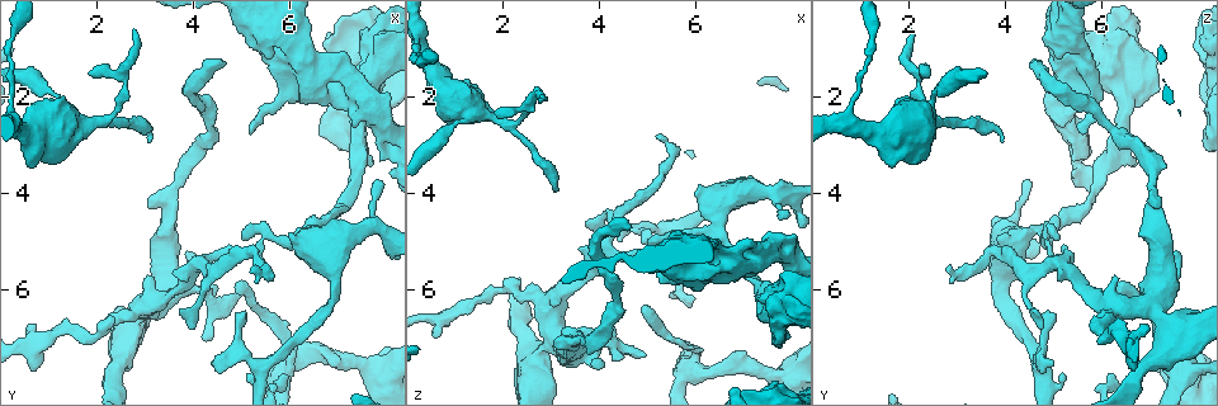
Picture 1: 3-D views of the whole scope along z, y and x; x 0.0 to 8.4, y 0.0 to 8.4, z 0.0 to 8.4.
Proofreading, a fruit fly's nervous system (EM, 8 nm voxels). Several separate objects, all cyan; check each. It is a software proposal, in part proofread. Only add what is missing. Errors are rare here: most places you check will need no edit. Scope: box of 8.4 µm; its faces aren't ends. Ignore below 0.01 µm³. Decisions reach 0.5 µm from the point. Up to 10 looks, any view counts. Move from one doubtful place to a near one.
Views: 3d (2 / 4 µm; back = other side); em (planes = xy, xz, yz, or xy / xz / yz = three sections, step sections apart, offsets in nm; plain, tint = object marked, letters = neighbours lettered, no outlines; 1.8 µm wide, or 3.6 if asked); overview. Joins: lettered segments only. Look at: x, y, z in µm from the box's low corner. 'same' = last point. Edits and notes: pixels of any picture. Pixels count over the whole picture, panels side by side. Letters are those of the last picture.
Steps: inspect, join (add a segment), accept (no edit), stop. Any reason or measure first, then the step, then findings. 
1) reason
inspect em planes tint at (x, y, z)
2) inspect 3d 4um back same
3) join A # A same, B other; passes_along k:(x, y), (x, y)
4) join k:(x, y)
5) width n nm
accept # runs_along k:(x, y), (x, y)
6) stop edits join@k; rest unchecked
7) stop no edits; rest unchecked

thin end
inspect em planes letters at (4.90, 5.80, 6.35)

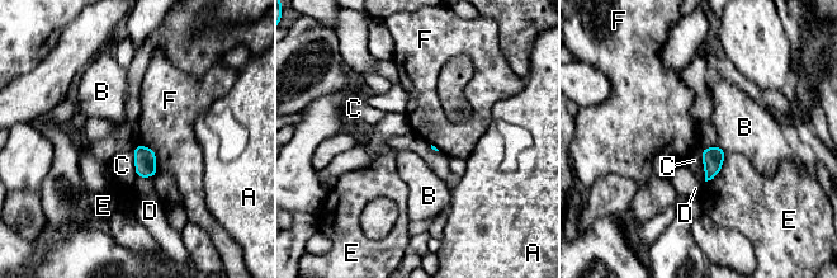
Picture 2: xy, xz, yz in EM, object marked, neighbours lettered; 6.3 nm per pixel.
accept # A other, B other, C other, D other, E other, F other; border 2:(150, 146), (154, 150); none of them fits

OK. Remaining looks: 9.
tapers out
inspect 3d 4um at (4.00, 6.80, 4.80)

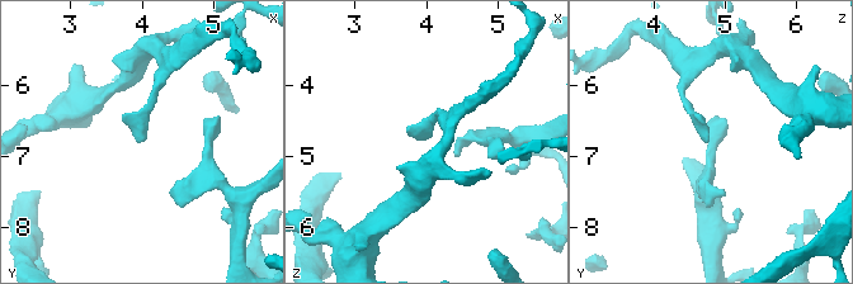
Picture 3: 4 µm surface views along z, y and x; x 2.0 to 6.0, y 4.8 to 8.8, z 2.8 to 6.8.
now the EM
inspect em planes plain at (4.00, 6.75, 4.80)

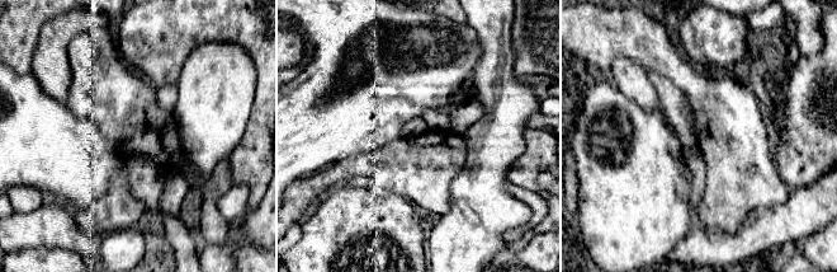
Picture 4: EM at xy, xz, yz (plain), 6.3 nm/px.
what lies round it
inspect em planes letters same

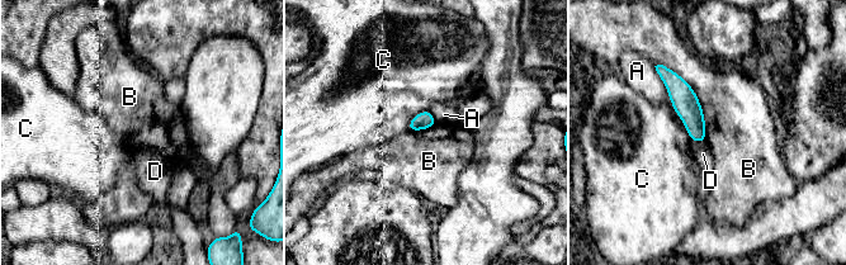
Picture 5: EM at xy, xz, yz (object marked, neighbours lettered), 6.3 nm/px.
accept # A other, B other, C other, D other; runs_along 5:(666, 72), (681, 94), (702, 138); no lettered segment goes on from it

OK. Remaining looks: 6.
thick turns thin
inspect 3d 4um at (7.70, 7.70, 7.85)

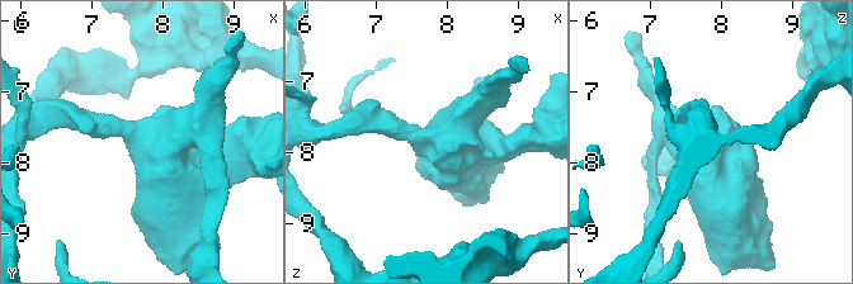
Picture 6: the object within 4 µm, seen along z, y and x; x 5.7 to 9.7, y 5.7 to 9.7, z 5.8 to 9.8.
inspect em 3.6um xz step 16 tint at (7.75, 7.70, 7.90)

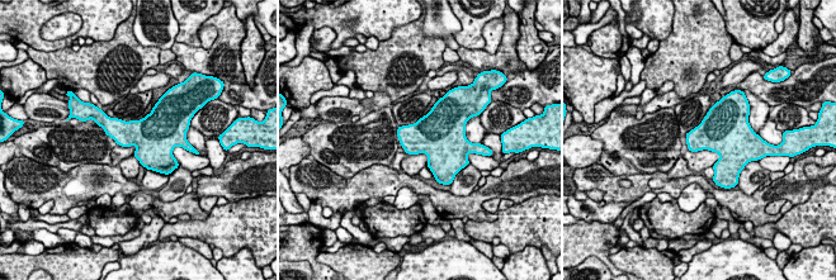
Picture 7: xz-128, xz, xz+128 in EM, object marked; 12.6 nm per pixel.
inspect em 3.6um planes letters same

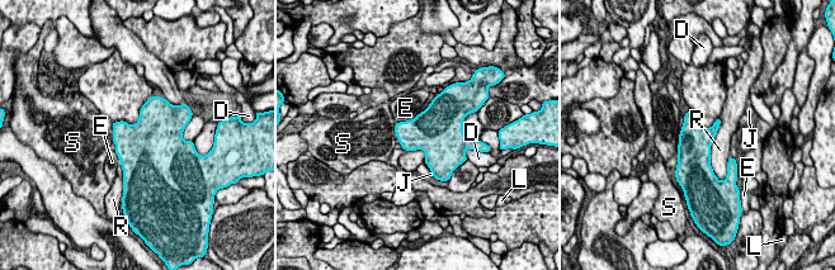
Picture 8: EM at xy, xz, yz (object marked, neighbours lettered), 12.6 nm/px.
accept # D other, E other, J other, L other, R other, S other; border 8:(720, 117), (711, 146), (717, 178); no lettered segment goes on from it

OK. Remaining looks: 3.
an open end
inspect em yz step 4 tint at (4.65, 1.30, 4.60)

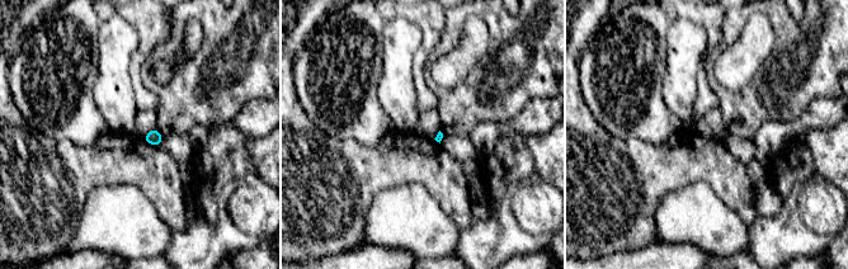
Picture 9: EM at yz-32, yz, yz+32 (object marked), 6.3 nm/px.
another direction
inspect em xy step 4 letters same

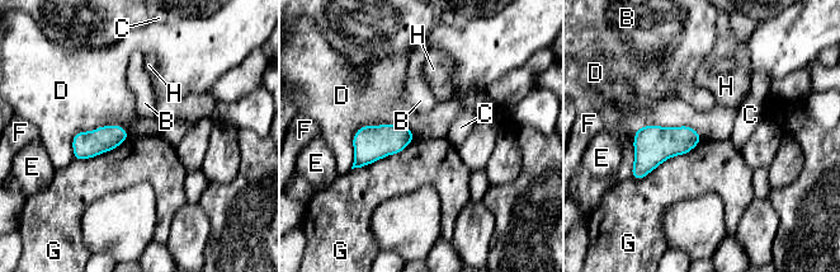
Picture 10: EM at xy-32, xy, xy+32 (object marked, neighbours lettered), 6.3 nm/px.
accept # B other, C other, D other, E other, F other, G other, H other; no lettered segment goes on from it

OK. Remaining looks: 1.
stop no edits; rest unchecked

